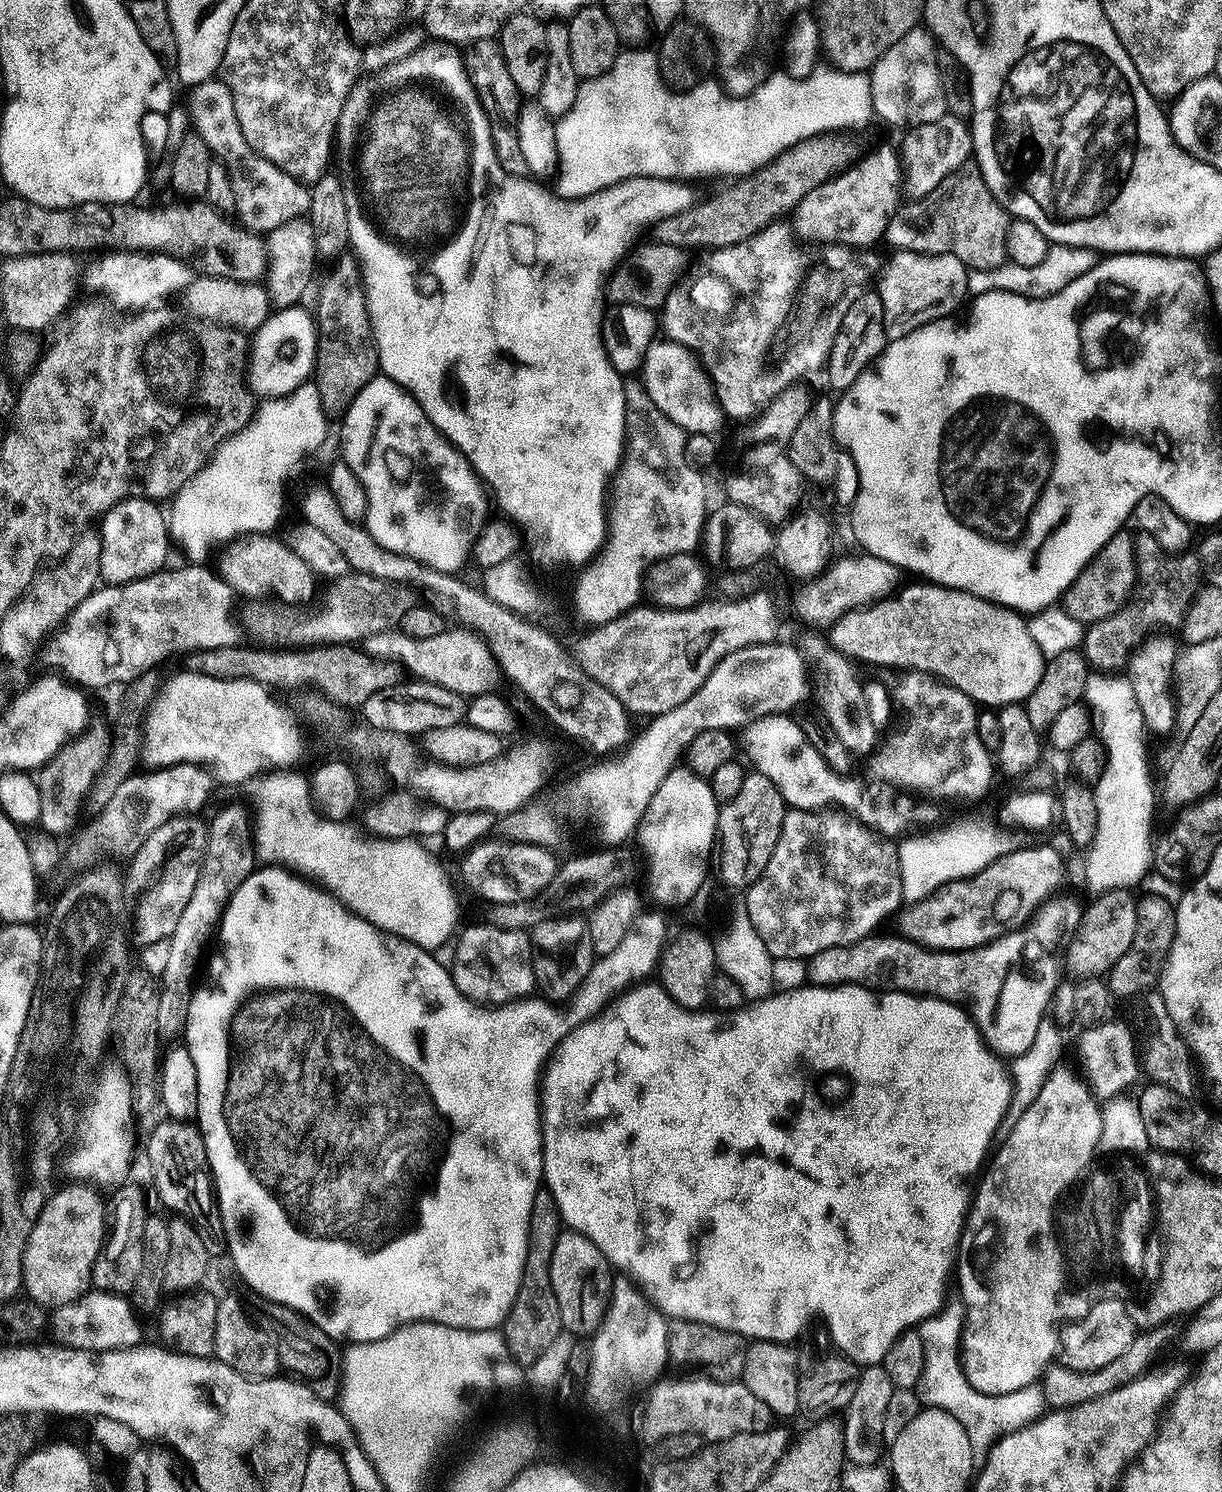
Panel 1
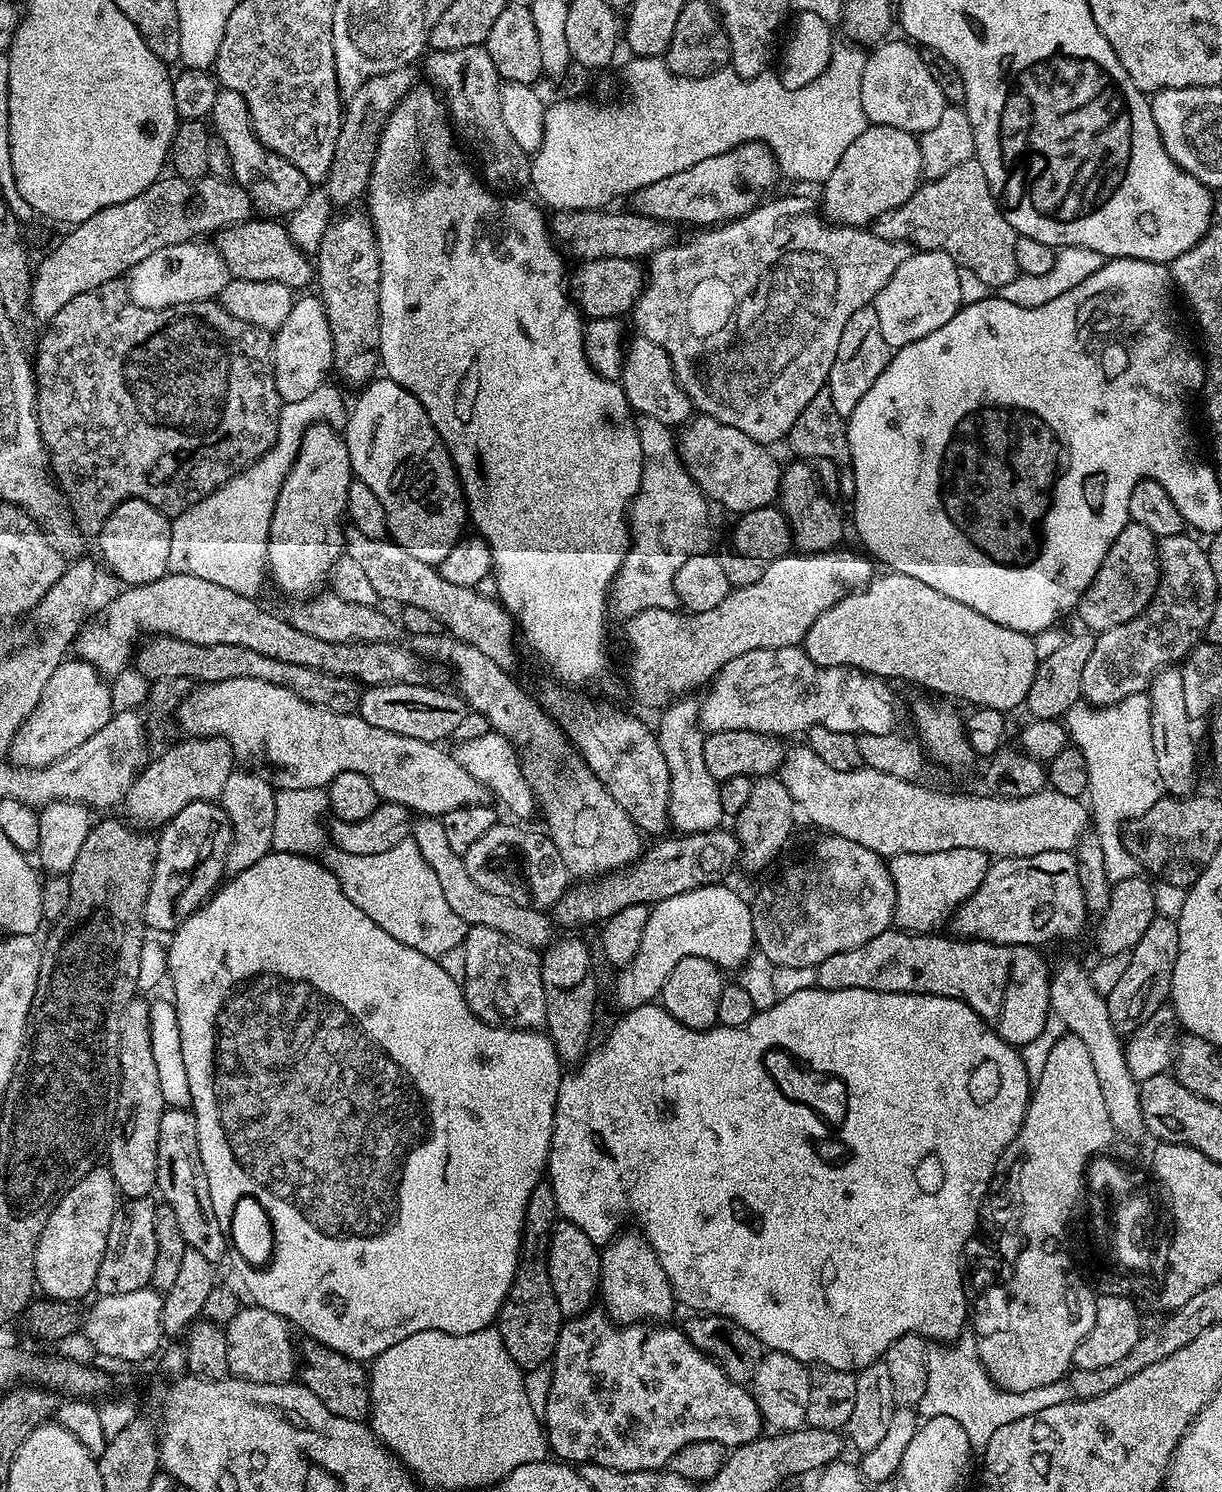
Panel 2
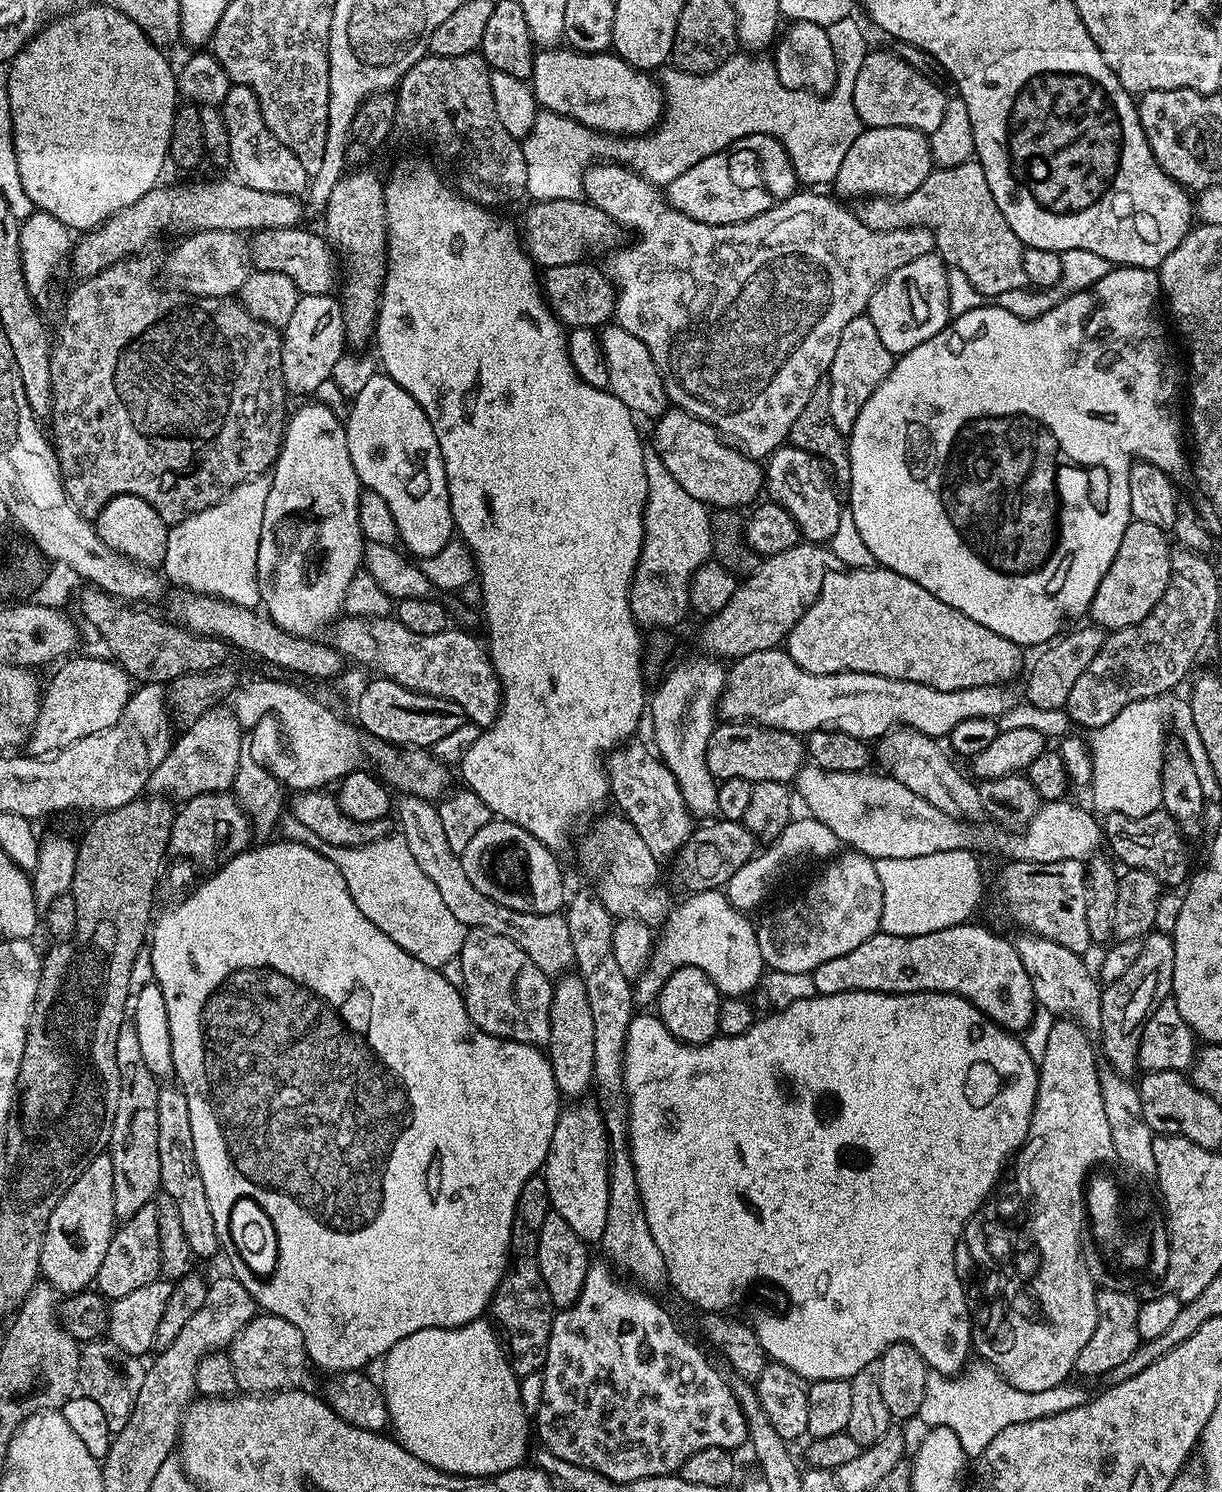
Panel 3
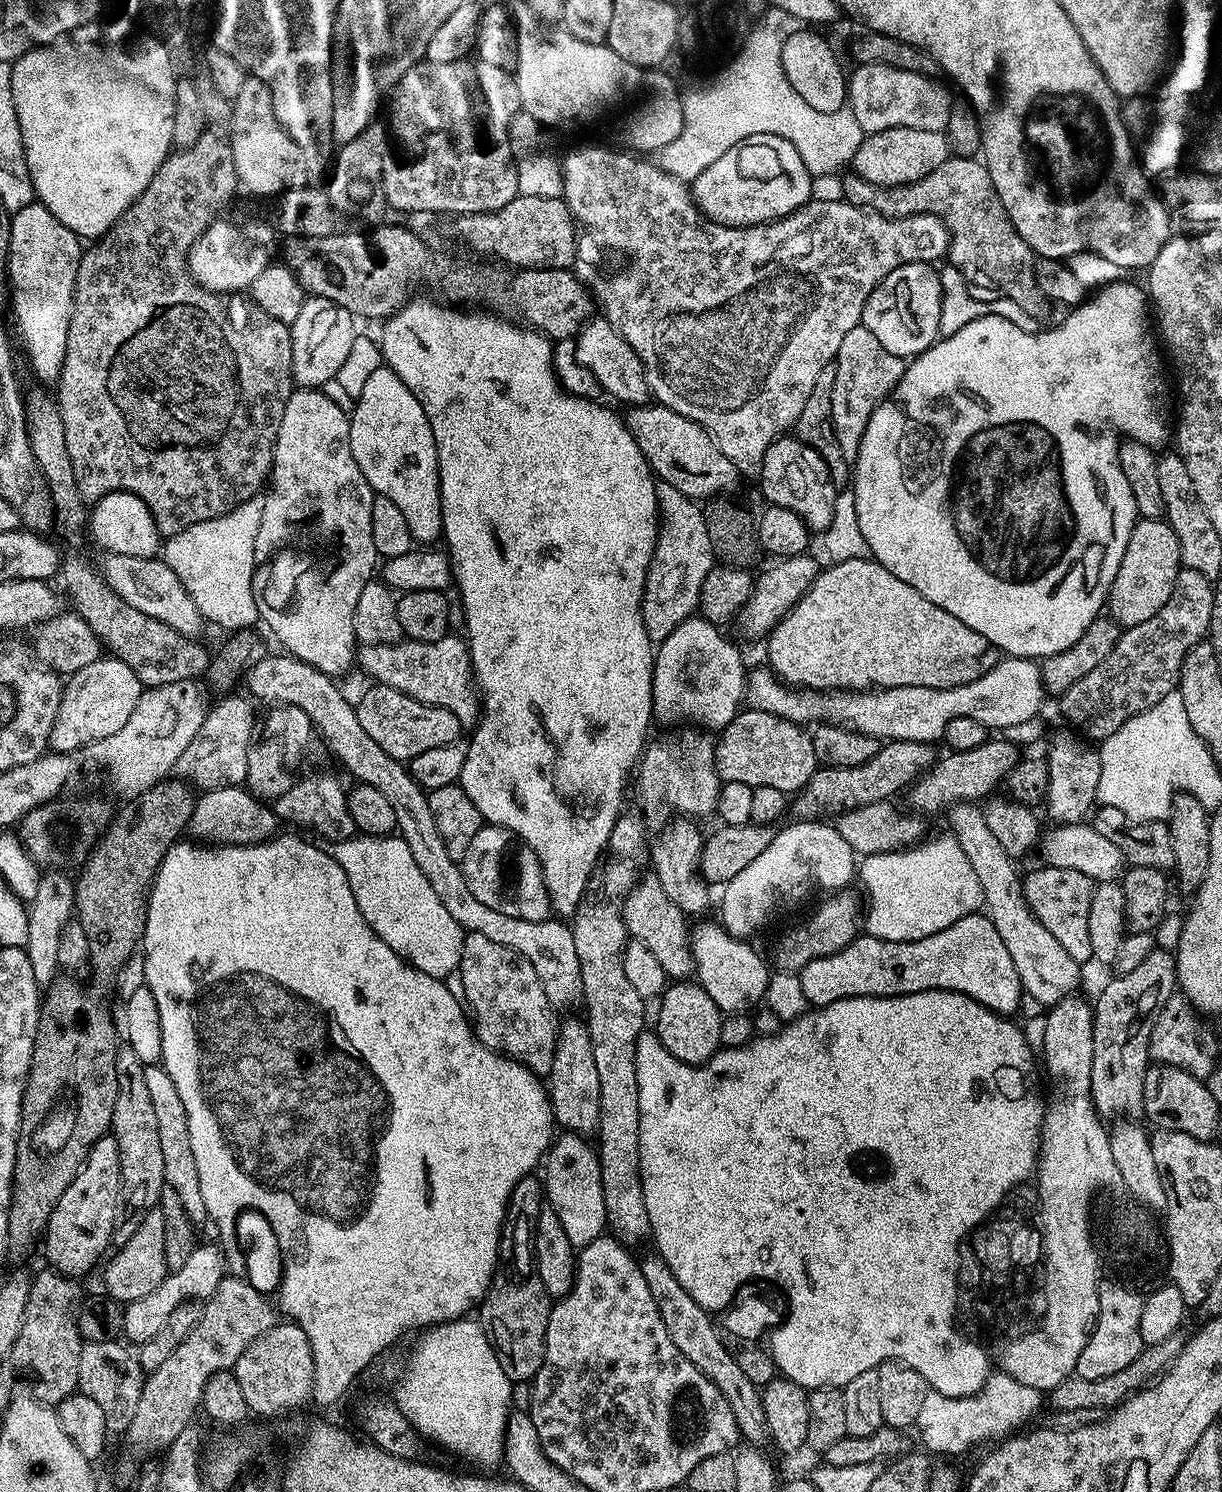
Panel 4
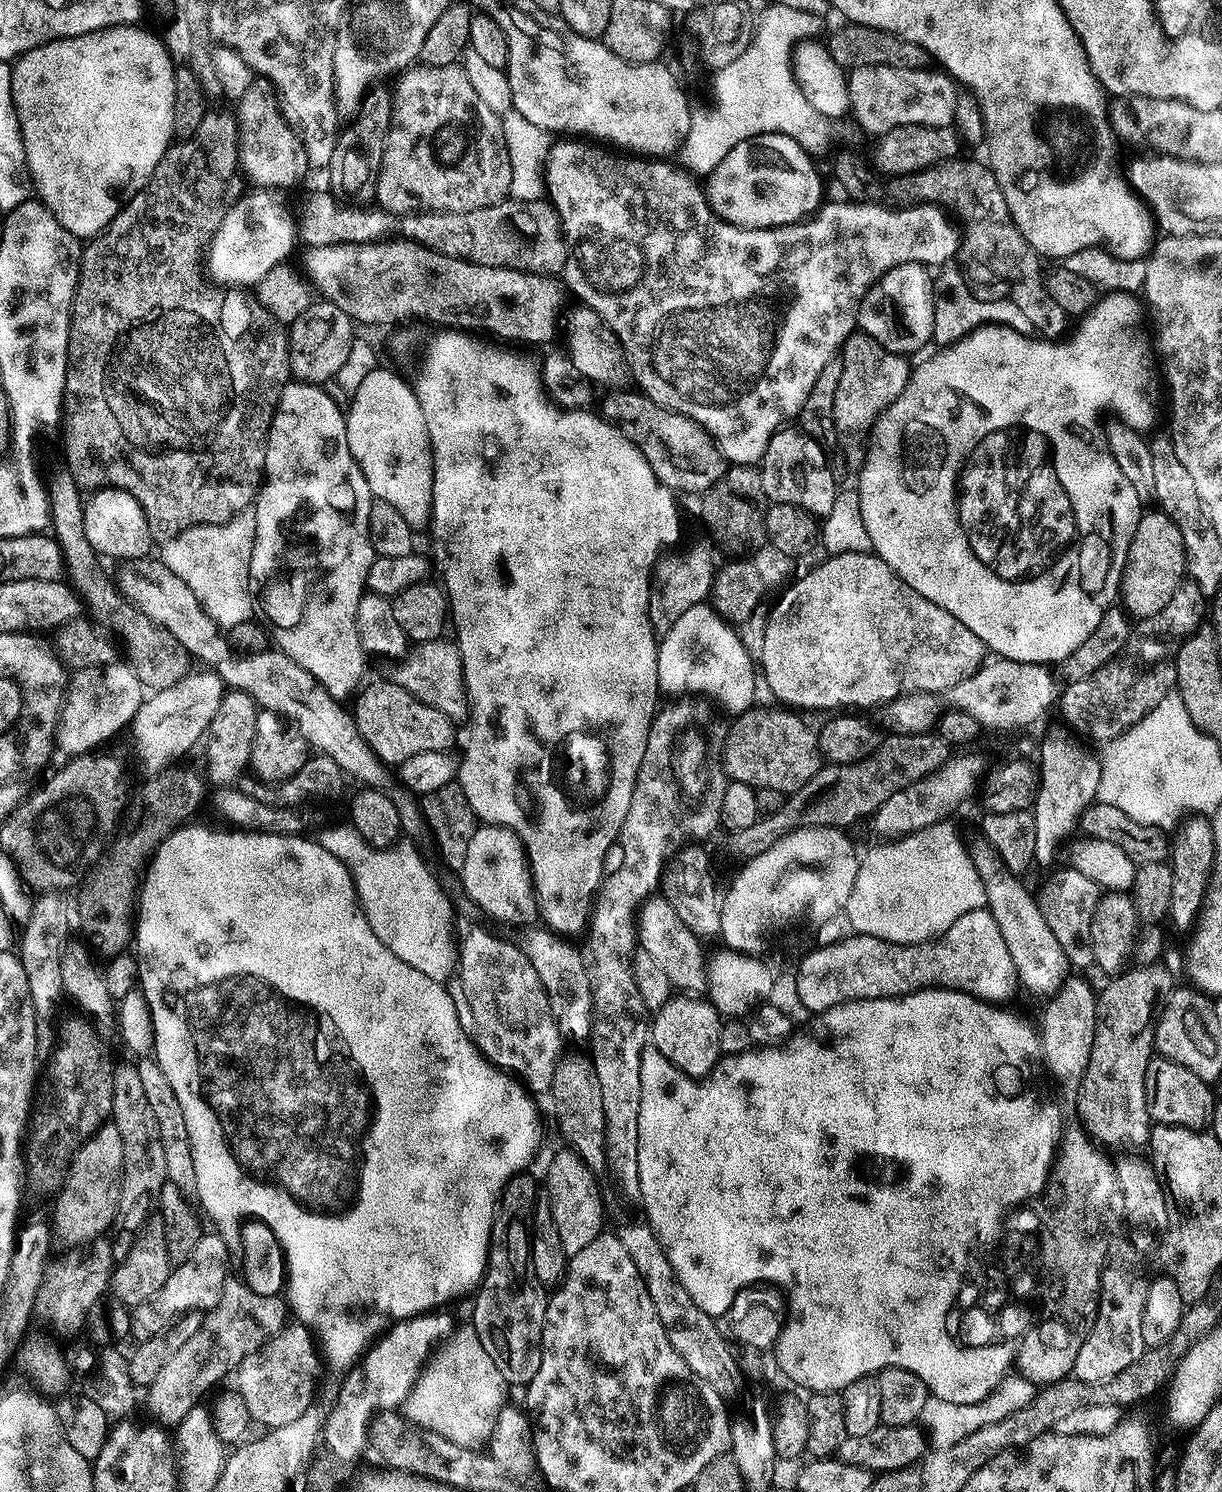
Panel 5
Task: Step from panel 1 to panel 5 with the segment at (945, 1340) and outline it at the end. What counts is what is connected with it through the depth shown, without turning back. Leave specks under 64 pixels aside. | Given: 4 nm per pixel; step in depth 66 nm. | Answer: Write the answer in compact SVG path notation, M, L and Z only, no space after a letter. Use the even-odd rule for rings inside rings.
M1009 1374L981 1404L955 1404L929 1395L926 1406L922 1406L919 1423L930 1433L931 1443L936 1448L950 1447L954 1446L955 1443L962 1442L964 1438L980 1427L998 1423L999 1420L1013 1415L1016 1411L1027 1408L1037 1394L1037 1387L1032 1385L1025 1376Z

